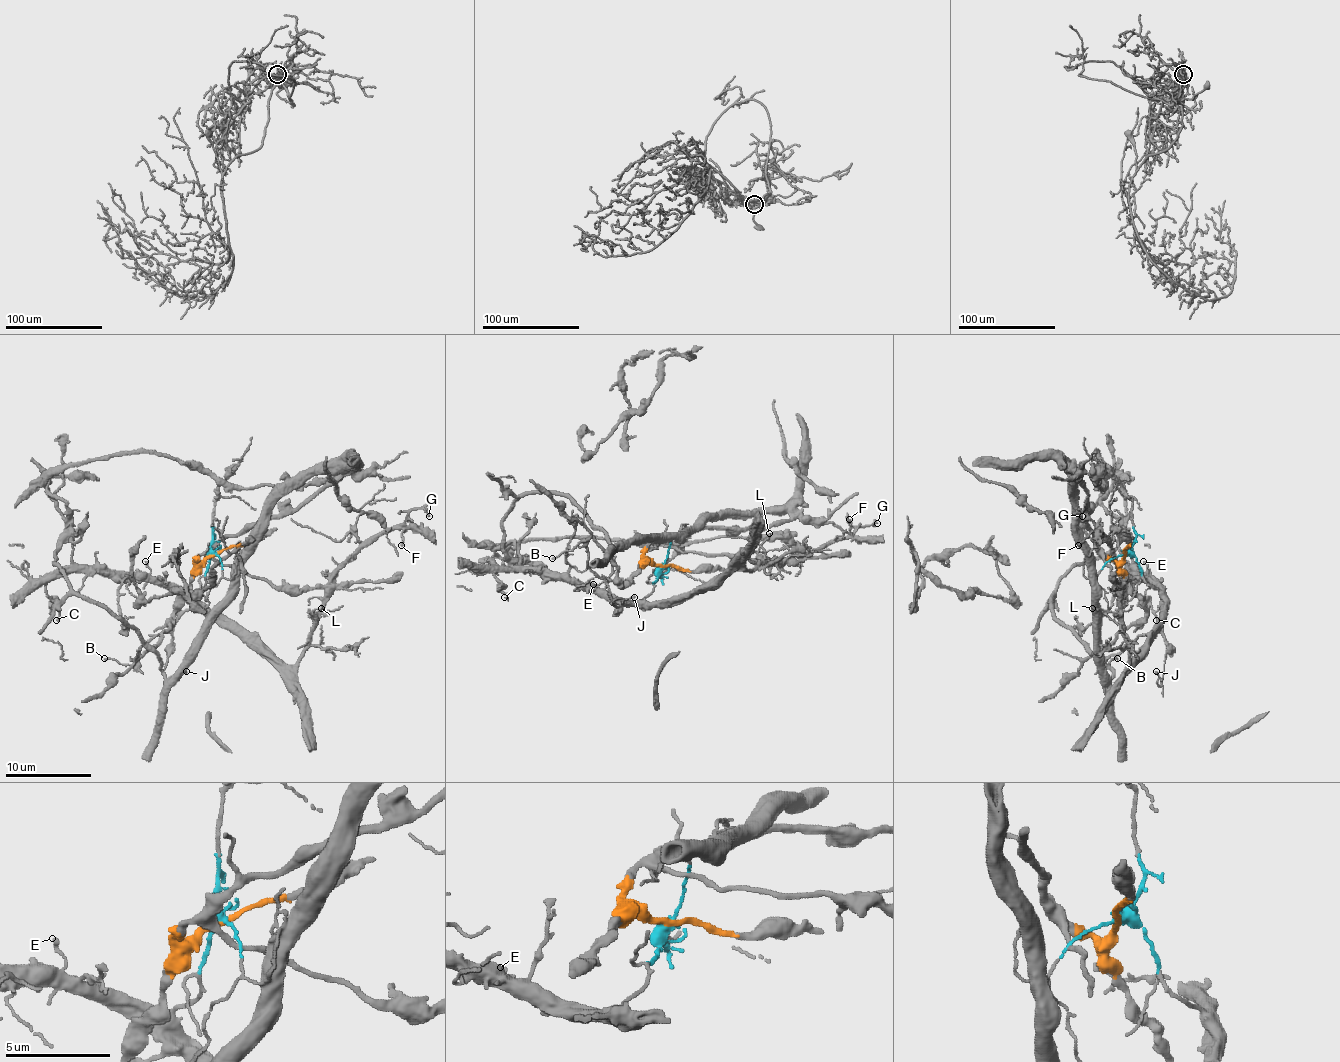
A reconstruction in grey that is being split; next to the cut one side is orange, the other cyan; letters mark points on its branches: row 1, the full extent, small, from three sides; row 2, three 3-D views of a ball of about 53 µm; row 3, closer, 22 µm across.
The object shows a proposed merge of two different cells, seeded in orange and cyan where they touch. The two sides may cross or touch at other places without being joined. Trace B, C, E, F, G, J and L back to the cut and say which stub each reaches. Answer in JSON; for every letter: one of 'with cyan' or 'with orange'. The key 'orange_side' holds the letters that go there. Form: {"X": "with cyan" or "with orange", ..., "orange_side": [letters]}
{"B": "with cyan", "C": "with cyan", "E": "with cyan", "F": "with cyan", "G": "with cyan", "J": "with cyan", "L": "with cyan", "orange_side": []}

